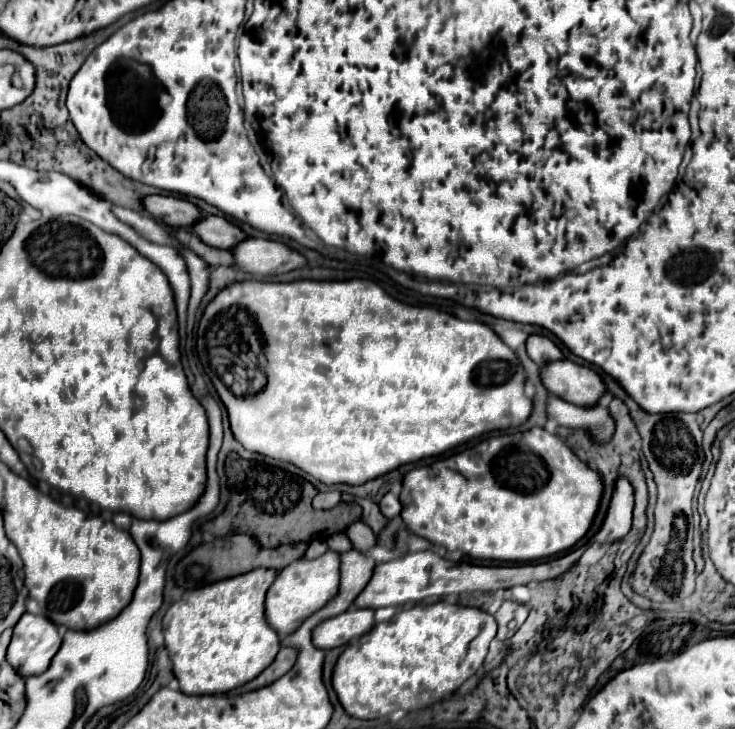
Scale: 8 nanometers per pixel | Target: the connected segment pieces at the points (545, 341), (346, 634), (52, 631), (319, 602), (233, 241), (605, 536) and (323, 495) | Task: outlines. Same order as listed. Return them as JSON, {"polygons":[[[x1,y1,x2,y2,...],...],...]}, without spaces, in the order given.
{"polygons":[[[532,334,528,336,528,342,526,342,526,350,528,350,528,356,538,364,538,366,544,366,552,360,562,360,562,352,560,348,548,338,548,336,540,336,540,334]],[[350,608,340,616,320,622,312,630,312,644,320,650,330,650,336,646,346,646,350,640,360,638,374,626,374,610]],[[24,612,14,626,6,658,22,676,42,674,50,666,60,644,62,638,58,636,52,620,48,620,44,614]],[[328,550,316,560,296,560,292,566,282,568,276,582,266,594,266,620,280,638,292,634,316,608,322,608,332,596,340,582,340,554]],[[206,216,202,218,194,230,206,242,208,246,214,248,224,248,224,250,234,250,242,240,246,240,246,234,232,222,220,216]],[[618,476,604,524,600,526,594,540,602,544,612,544,612,540,626,536,632,524,632,508,634,508,634,490,626,476]],[[318,492,312,500,312,506,316,510,330,510,340,502,340,492]]]}

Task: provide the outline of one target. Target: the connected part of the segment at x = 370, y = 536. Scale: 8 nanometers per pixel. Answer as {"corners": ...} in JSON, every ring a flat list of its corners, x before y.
{"corners":[[364,522,352,524,352,526,348,528,348,534,346,534,346,536,350,538,352,548,356,548,356,550,360,550,360,552,364,552,364,550,368,550,368,548,372,548,372,546,376,544,374,532,372,532]]}

